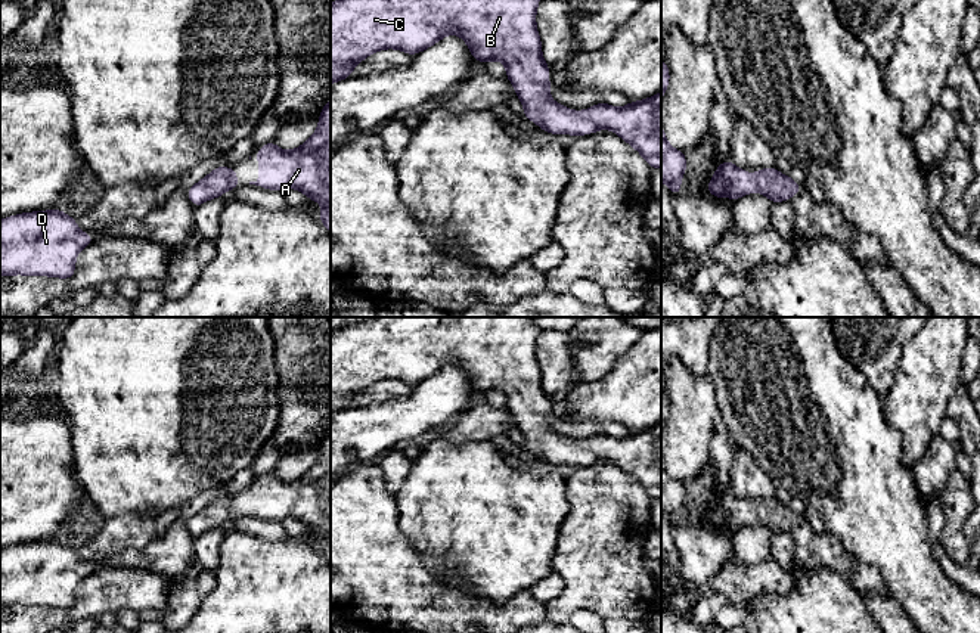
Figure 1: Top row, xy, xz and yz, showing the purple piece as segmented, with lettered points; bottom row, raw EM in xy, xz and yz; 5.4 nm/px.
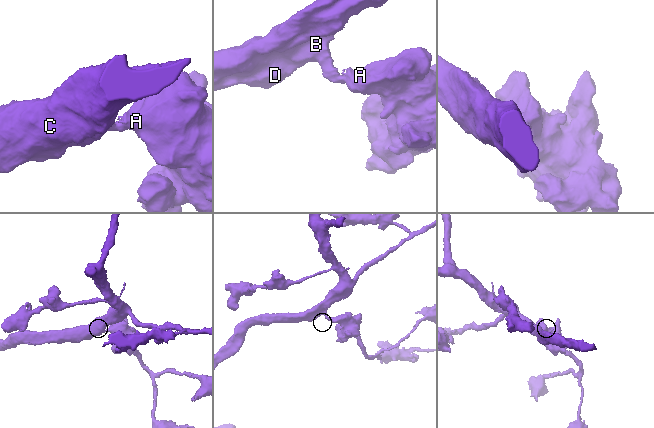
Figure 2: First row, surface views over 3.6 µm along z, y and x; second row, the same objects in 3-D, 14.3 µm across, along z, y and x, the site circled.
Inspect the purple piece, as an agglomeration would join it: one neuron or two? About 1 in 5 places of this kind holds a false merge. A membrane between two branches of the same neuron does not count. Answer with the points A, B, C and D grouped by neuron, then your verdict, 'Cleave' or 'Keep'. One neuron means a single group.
Groups: A B C D. Keep

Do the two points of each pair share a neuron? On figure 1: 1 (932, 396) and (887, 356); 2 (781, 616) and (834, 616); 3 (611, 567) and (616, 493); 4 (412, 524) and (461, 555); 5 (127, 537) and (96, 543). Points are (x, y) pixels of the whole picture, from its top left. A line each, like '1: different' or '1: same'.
1: different
2: same
3: same
4: same
5: same

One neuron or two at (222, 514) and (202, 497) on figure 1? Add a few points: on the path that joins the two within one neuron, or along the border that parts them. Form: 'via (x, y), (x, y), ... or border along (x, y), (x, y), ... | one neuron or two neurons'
border along (222, 495), (188, 521) | two neurons

